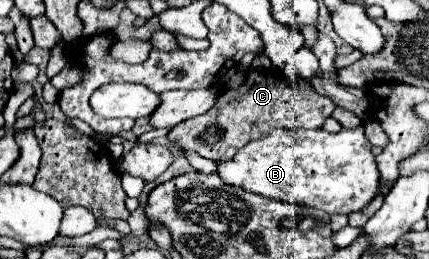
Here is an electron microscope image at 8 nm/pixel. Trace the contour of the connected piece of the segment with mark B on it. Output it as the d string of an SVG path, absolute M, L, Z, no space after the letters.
M364 126L356 130L340 130L338 134L330 134L322 128L318 130L276 128L274 132L246 144L242 152L234 154L234 158L220 160L216 174L222 178L224 184L232 184L236 188L244 188L246 192L254 192L272 200L312 206L328 214L350 214L362 210L378 194L380 176L370 146L372 144L364 136Z

